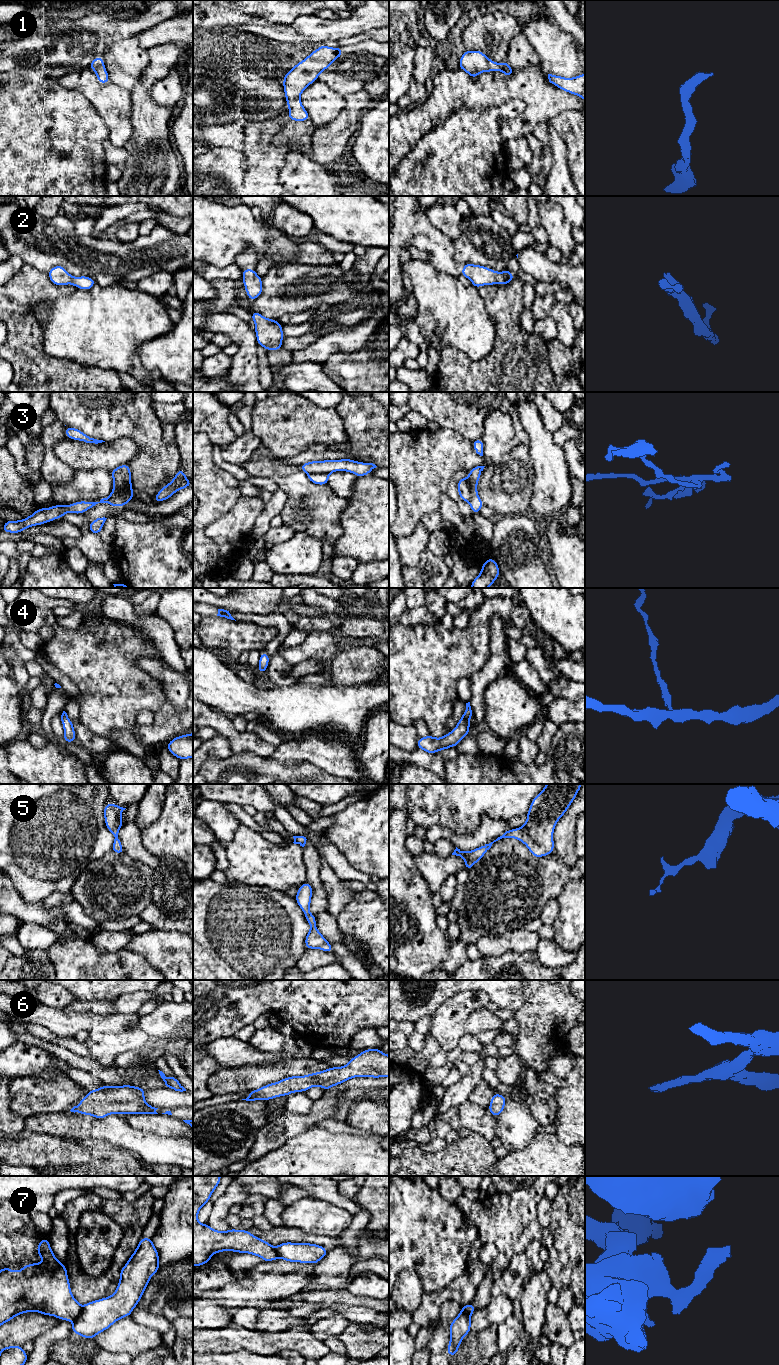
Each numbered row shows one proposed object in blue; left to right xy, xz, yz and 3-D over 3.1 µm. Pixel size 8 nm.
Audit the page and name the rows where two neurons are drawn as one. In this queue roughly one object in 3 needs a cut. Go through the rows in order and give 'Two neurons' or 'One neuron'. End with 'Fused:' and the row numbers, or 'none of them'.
1: One neuron
2: One neuron
3: Two neurons
4: One neuron
5: One neuron
6: One neuron
7: Two neurons
Fused: 3, 7

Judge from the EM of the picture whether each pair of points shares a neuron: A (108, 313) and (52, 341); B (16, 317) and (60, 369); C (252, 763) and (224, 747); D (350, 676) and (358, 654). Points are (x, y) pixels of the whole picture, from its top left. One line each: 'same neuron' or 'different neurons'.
A: same neuron
B: same neuron
C: different neurons
D: same neuron

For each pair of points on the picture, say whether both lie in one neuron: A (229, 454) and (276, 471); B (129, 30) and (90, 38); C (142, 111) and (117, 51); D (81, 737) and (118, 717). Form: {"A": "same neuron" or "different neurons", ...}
{"A": "different neurons", "B": "same neuron", "C": "different neurons", "D": "different neurons"}

